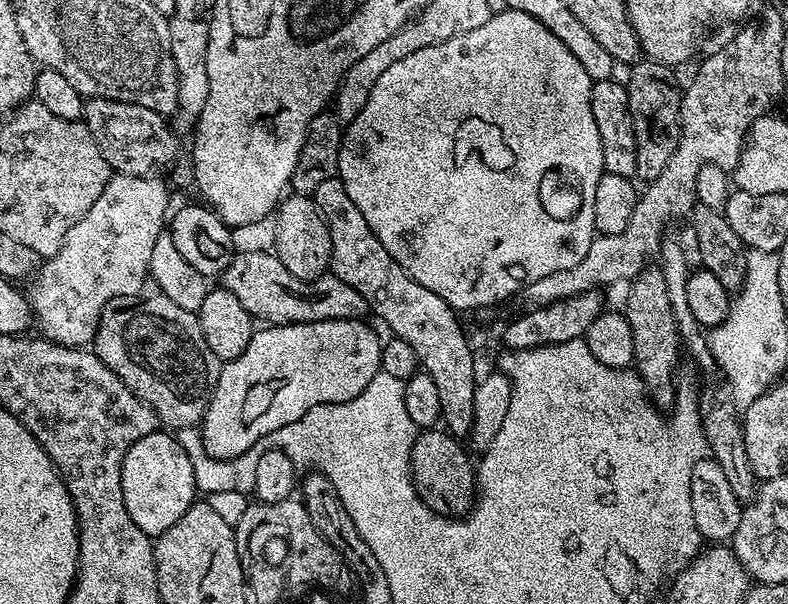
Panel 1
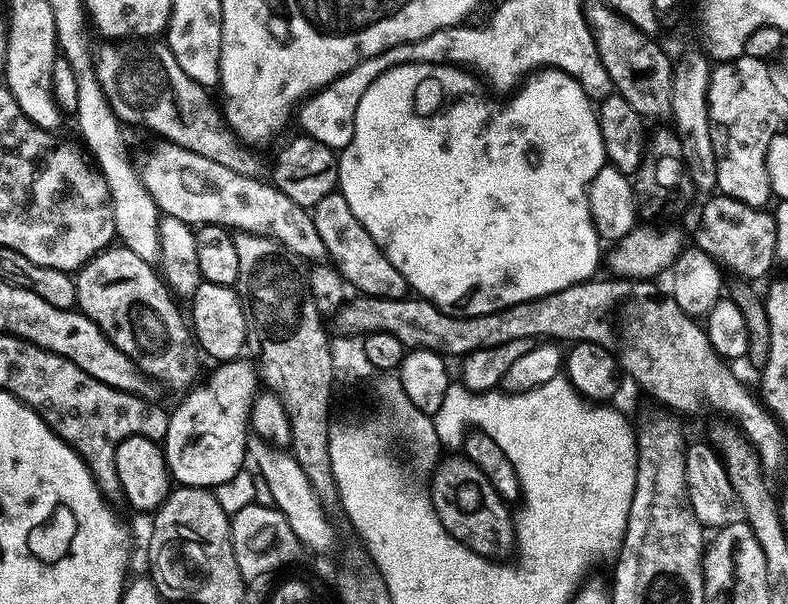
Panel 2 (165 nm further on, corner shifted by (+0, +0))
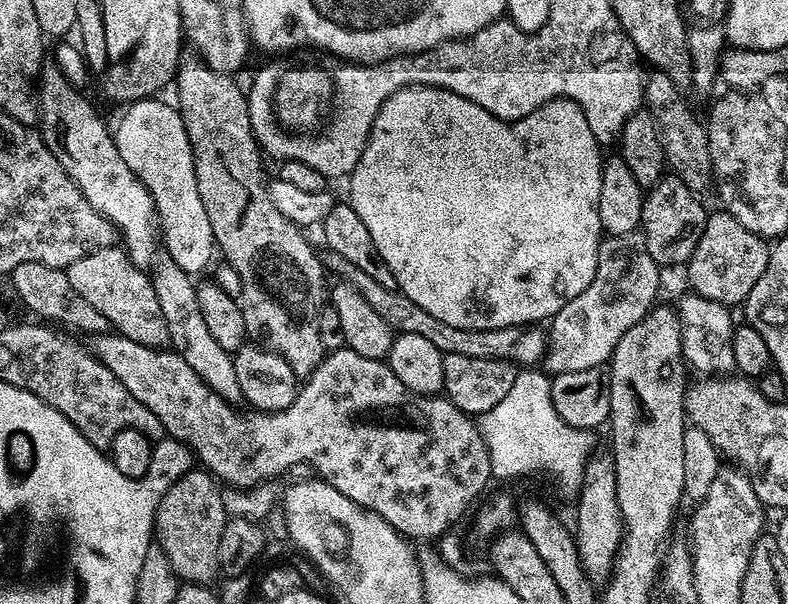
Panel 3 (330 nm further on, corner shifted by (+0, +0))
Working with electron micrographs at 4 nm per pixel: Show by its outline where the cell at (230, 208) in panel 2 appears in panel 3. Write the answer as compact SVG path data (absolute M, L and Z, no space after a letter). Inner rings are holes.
M327 253L326 268L329 273L337 272L341 281L353 284L364 295L366 302L370 302L370 306L374 306L374 310L386 321L386 326L392 328L393 333L418 334L421 338L427 338L433 346L438 346L438 350L444 354L466 354L468 358L494 358L508 360L517 366L536 366L543 361L548 350L548 337L543 327L519 324L498 330L462 330L462 326L449 326L439 318L434 318L434 314L426 314L422 306L410 302L410 298L406 298L406 294L396 288L378 286L370 274L358 270L338 254Z

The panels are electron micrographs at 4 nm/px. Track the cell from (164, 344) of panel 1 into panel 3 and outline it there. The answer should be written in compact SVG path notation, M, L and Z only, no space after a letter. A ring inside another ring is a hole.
M113 246L94 250L86 258L78 258L67 269L70 286L106 318L106 322L121 336L130 338L142 346L164 348L168 344L166 318L162 318L162 309L158 307L158 294L154 294L152 277L128 257L123 247Z

